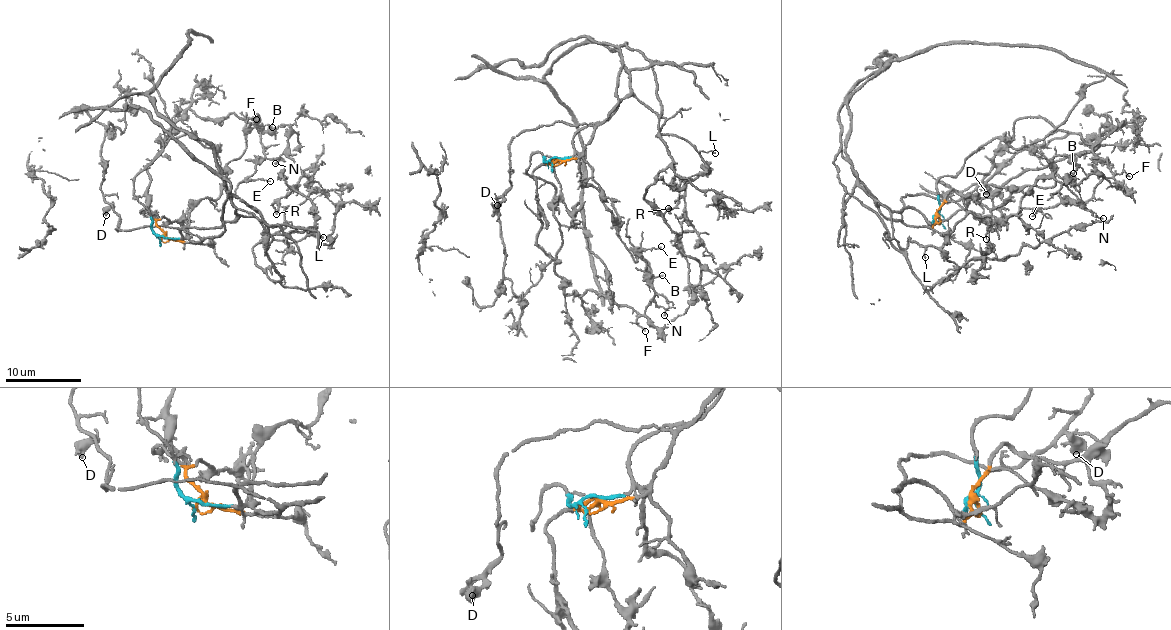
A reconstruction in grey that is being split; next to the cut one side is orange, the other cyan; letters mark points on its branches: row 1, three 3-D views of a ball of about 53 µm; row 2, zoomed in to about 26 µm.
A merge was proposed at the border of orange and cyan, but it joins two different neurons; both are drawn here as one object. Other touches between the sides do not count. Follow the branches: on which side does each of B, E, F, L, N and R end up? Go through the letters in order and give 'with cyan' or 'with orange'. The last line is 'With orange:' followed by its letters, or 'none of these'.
B: with cyan
E: with orange
F: with orange
L: with cyan
N: with orange
R: with cyan
With orange: E, F, N

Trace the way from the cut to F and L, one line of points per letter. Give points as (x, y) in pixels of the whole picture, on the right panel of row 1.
F: (940, 222), (938, 207), (954, 190), (986, 198), (1026, 170), (1101, 142), (1095, 157), (1130, 176)
L: (938, 221), (909, 206), (901, 213), (876, 204), (891, 213), (896, 244), (904, 248), (910, 238), (926, 258)

